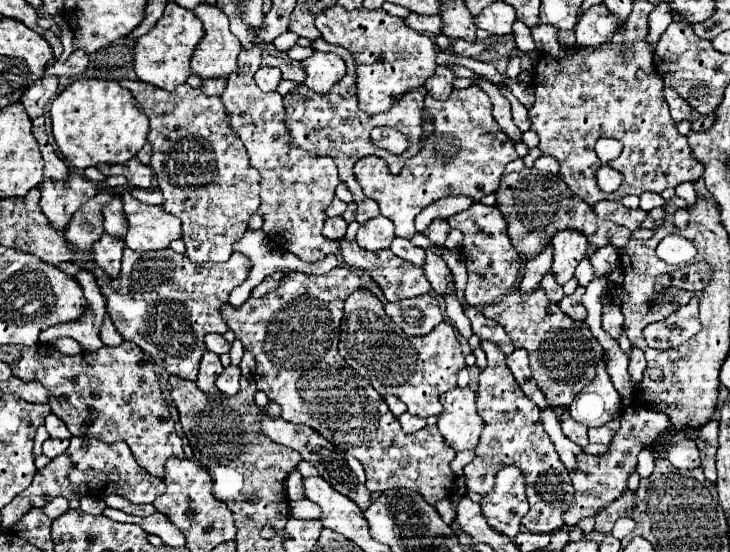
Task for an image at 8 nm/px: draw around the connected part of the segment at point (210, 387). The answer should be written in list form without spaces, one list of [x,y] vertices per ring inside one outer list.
[[[207,351],[201,359],[201,367],[199,367],[199,379],[197,379],[197,387],[207,395],[207,397],[221,397],[223,393],[215,387],[215,381],[219,377],[219,371],[223,371],[223,365],[219,361],[219,355]]]

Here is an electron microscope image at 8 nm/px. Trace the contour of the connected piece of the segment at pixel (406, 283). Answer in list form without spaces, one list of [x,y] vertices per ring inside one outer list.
[[[345,239],[339,243],[339,247],[341,247],[345,263],[349,267],[365,269],[379,283],[379,287],[383,289],[383,295],[385,295],[387,301],[401,301],[401,299],[423,295],[423,293],[431,291],[431,283],[427,283],[427,277],[425,277],[423,269],[421,267],[411,267],[411,263],[403,263],[403,259],[393,255],[391,249],[383,249],[383,251],[371,253],[371,251],[363,251],[355,241],[349,243]]]

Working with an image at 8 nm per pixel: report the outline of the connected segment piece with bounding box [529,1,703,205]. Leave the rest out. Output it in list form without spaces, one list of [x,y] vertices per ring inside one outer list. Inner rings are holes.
[[[647,1],[633,3],[627,27],[623,27],[623,31],[617,31],[607,47],[597,47],[597,51],[577,49],[577,53],[567,61],[541,55],[533,73],[531,85],[535,89],[535,105],[529,109],[529,119],[531,129],[539,135],[539,149],[543,155],[551,155],[559,161],[559,175],[567,187],[589,205],[595,205],[601,199],[621,201],[625,195],[641,195],[645,191],[661,193],[667,187],[675,187],[681,181],[697,181],[703,175],[703,165],[699,165],[695,159],[691,147],[687,145],[687,137],[679,135],[673,125],[669,107],[661,93],[663,79],[653,67],[653,49],[645,41],[647,15],[653,9],[655,7],[651,7]],[[601,137],[613,137],[623,143],[619,159],[609,161],[609,167],[617,169],[625,177],[623,185],[615,193],[603,193],[595,183],[595,171],[601,167],[601,159],[595,153],[595,143]]]

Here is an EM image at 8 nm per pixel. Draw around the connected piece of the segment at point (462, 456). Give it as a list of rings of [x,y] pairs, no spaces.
[[[461,451],[461,453],[457,453],[457,457],[451,461],[451,469],[453,469],[453,473],[459,475],[459,473],[463,471],[463,467],[465,467],[473,457],[475,457],[473,451]]]

